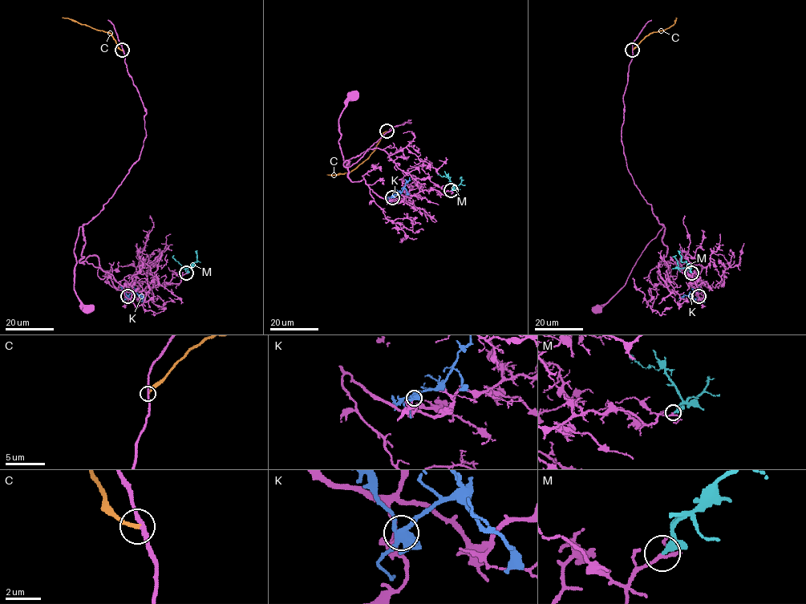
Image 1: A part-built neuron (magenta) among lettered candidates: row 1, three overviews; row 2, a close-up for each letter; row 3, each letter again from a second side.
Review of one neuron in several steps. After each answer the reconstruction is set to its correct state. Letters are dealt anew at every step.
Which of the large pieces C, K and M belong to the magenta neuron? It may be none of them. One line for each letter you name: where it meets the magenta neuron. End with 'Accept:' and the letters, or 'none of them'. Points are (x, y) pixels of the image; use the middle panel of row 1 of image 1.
M: Touches magenta at (451, 190)
Accept: M

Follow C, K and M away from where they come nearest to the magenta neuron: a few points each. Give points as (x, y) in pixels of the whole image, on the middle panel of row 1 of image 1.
C: (387, 131), (382, 134), (374, 150), (354, 169), (349, 172), (327, 174)
K: (392, 196), (399, 193), (410, 177)
M: (451, 190), (453, 187), (448, 178), (438, 175)

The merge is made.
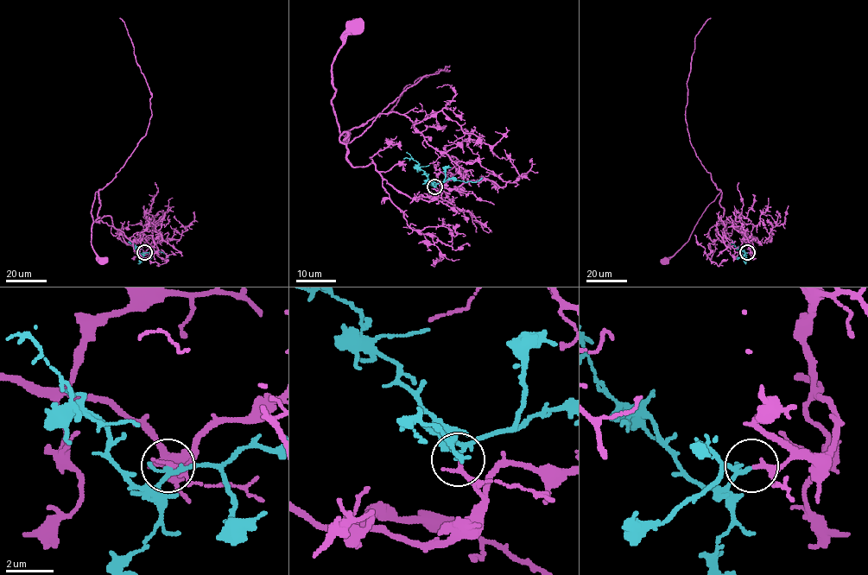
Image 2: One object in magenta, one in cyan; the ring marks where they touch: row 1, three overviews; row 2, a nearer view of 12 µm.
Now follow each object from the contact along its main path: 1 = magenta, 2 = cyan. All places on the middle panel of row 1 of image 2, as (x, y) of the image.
1: (434, 186), (433, 200), (412, 198), (372, 161), (349, 161), (332, 64), (359, 27)
2: (434, 186), (447, 179), (474, 181), (482, 178)

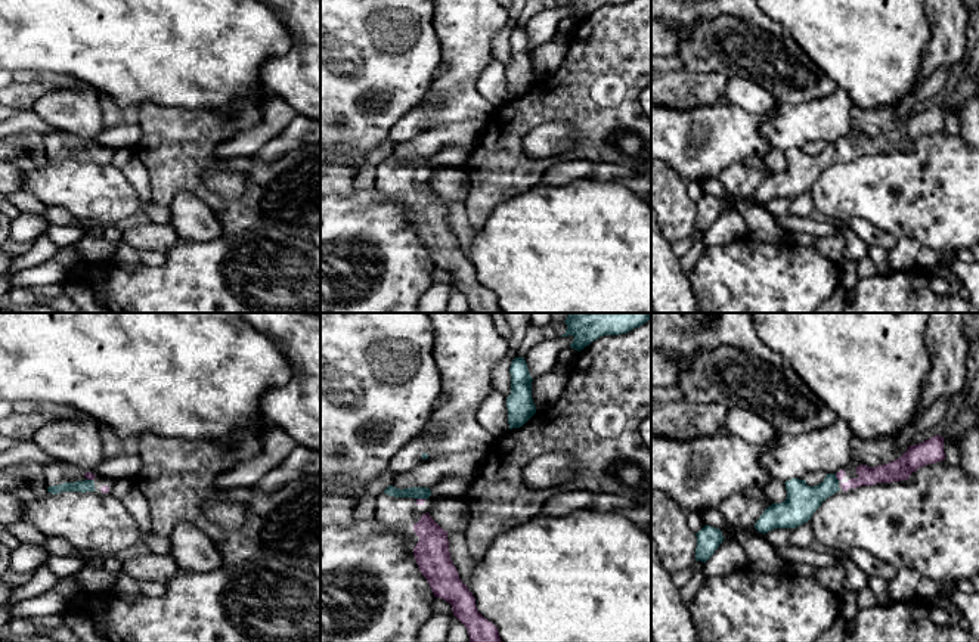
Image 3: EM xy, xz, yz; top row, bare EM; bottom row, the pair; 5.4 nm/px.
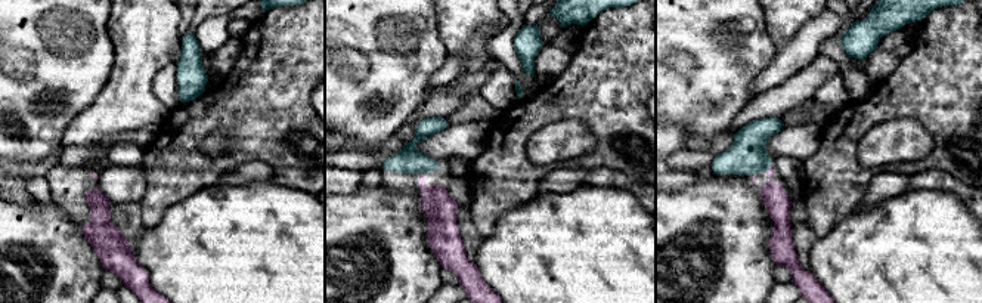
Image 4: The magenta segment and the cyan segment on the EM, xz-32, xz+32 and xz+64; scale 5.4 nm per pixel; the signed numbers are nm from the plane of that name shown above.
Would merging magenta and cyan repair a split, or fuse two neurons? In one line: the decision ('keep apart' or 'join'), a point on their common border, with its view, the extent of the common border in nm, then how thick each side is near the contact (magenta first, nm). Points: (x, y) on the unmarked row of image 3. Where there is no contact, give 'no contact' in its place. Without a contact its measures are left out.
join | xz (421, 168) | 50 nm | 30/60 nm

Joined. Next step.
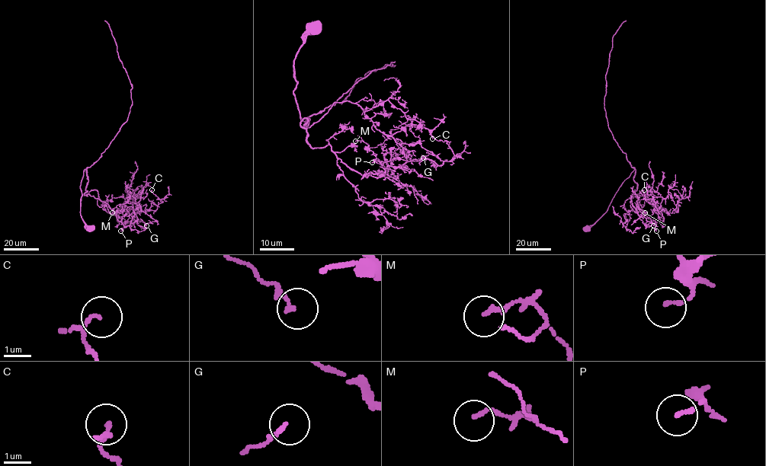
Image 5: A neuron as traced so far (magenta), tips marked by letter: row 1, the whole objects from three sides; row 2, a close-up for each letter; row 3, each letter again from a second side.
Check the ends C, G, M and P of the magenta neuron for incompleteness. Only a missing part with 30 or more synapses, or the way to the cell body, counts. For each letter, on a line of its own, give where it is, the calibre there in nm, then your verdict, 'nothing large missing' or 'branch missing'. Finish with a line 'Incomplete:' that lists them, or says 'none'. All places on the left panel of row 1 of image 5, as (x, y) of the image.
C: place (152, 189); calibre 90 nm; nothing large missing
G: place (146, 225); calibre 150 nm; nothing large missing
M: place (112, 212); calibre 140 nm; nothing large missing
P: place (120, 231); calibre 130 nm; nothing large missing
Incomplete: none

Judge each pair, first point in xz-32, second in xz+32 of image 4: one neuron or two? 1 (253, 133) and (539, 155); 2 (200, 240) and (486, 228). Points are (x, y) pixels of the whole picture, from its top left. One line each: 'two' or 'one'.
1: two
2: two

